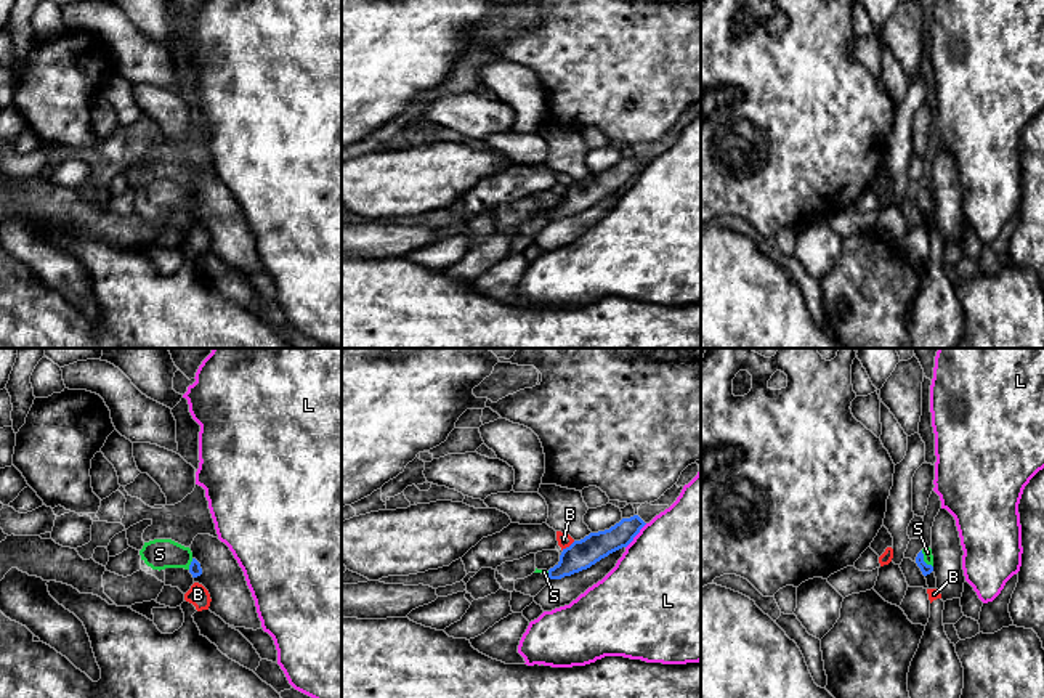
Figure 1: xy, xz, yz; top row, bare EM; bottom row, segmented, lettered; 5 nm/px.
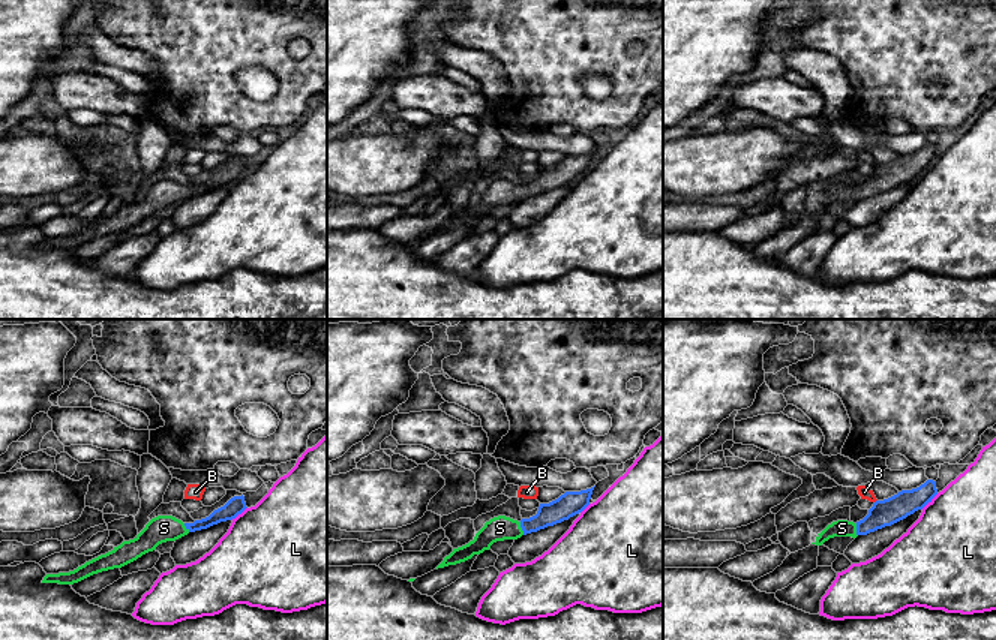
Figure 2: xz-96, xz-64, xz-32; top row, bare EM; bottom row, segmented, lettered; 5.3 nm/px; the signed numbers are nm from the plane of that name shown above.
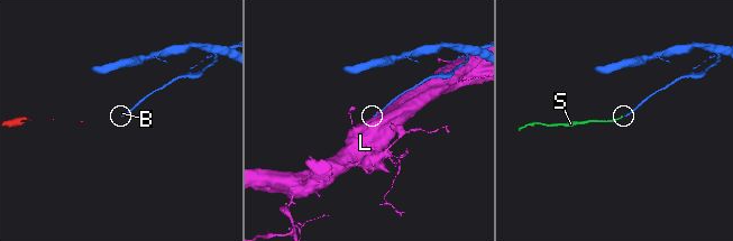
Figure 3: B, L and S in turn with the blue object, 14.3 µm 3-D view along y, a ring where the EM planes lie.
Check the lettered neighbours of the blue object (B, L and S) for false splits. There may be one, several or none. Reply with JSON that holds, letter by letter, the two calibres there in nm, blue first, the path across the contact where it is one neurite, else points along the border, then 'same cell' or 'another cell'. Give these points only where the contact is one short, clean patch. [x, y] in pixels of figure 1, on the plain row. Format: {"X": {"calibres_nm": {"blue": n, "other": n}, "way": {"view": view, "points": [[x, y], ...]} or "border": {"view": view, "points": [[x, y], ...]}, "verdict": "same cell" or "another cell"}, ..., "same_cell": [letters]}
{"B": {"calibres_nm": {"blue": 150, "other": 70}, "border": {"view": "xz", "points": [[574, 182], [562, 190]]}, "verdict": "another cell"}, "L": {"calibres_nm": {"blue": 140, "other": 500}, "verdict": "another cell"}, "S": {"calibres_nm": {"blue": 60, "other": 160}, "way": {"view": "xy", "points": [[194, 209], [191, 204], [178, 196], [159, 194]]}, "verdict": "same cell"}, "same_cell": ["S"]}

